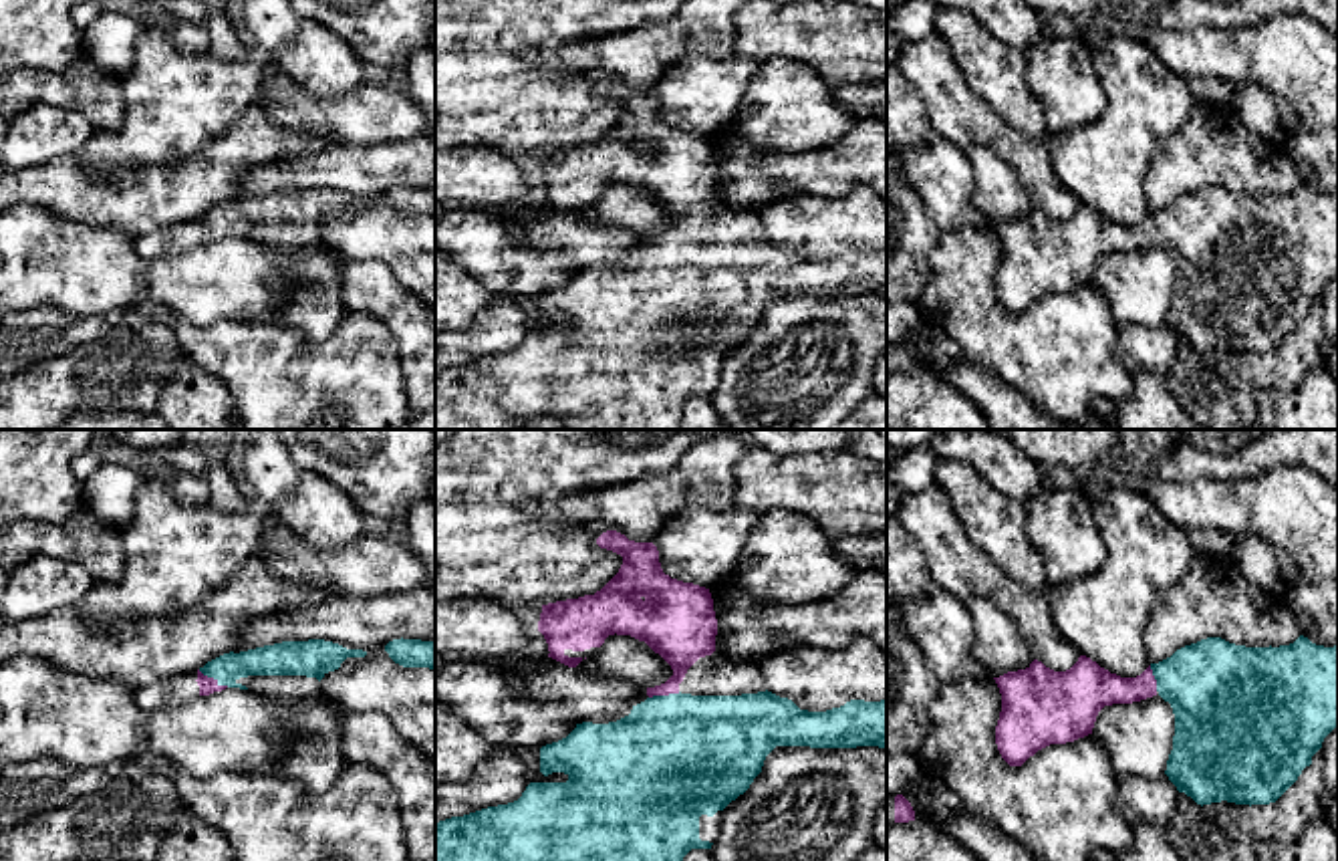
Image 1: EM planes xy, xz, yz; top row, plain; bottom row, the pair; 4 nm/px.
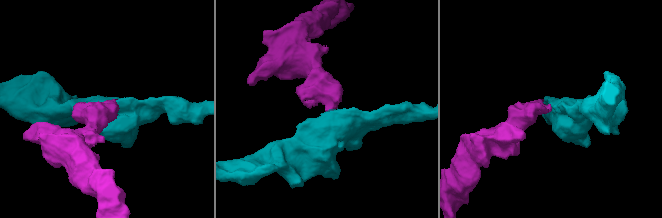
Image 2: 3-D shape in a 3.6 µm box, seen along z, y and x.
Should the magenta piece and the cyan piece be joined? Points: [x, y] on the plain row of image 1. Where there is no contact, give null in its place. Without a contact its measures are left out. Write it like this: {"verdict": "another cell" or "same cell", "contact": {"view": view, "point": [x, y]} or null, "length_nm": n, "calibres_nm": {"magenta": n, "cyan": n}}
{"verdict": "same cell", "contact": {"view": "xy", "point": [212, 226]}, "length_nm": 140, "calibres_nm": {"magenta": 70, "cyan": 130}}

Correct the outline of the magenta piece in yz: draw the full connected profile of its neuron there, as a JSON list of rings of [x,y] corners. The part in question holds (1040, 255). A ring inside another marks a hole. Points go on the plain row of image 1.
[[[1304,183],[1280,196],[1245,196],[1207,186],[1151,212],[1136,226],[1120,226],[1080,204],[1066,220],[1054,220],[1034,208],[1026,218],[993,228],[1001,242],[995,292],[1010,315],[1022,315],[1050,292],[1092,282],[1104,254],[1159,242],[1175,262],[1165,323],[1201,355],[1221,349],[1249,355],[1276,351],[1338,274],[1338,194],[1316,194]]]

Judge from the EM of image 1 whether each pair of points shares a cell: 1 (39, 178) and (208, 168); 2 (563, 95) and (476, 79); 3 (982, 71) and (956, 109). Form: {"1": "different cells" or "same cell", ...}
{"1": "same cell", "2": "same cell", "3": "different cells"}

